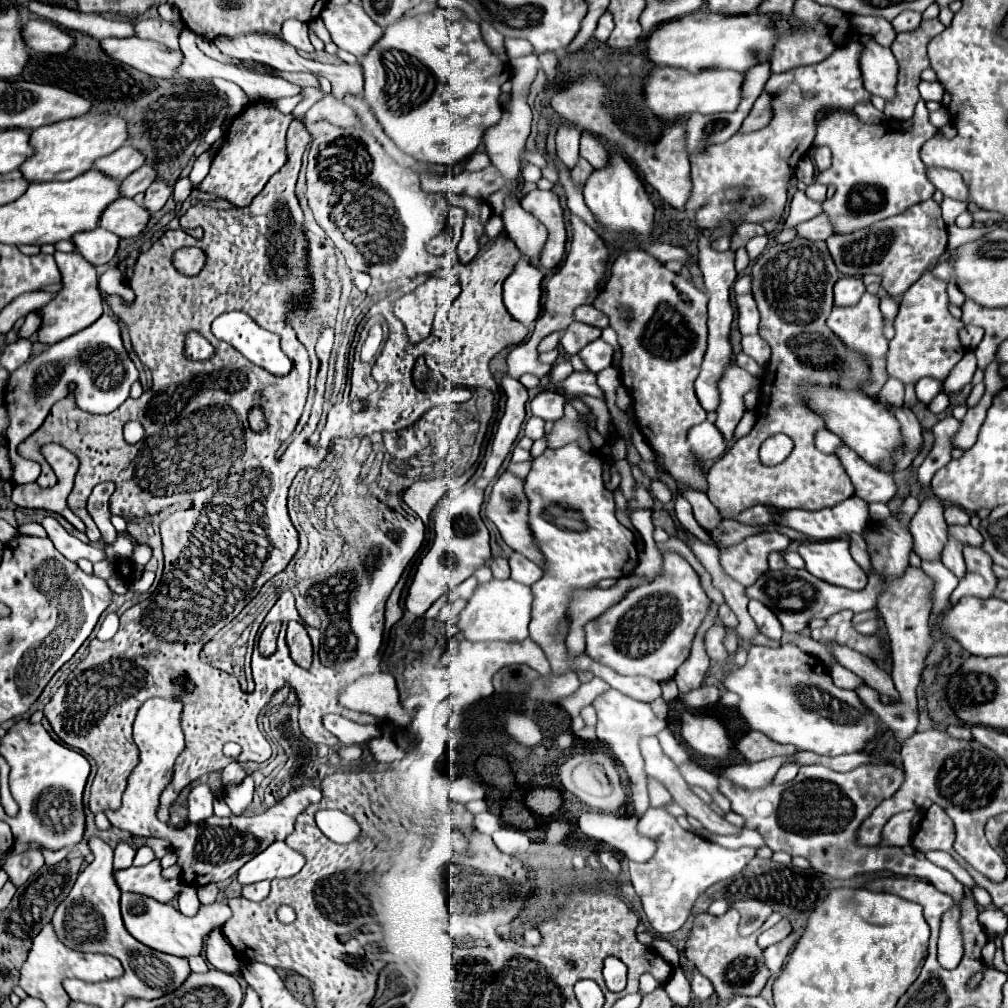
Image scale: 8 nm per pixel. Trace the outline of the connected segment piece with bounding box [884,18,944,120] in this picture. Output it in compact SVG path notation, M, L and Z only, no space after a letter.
M934 18L934 20L924 20L920 24L920 28L912 30L912 32L900 32L896 36L896 40L892 44L892 52L894 52L896 60L898 60L898 84L896 84L896 96L886 100L886 106L884 106L884 116L886 118L908 120L914 114L914 106L920 100L920 92L918 92L920 72L930 66L930 60L928 60L928 54L926 54L926 46L942 30L944 30L944 24L938 18Z

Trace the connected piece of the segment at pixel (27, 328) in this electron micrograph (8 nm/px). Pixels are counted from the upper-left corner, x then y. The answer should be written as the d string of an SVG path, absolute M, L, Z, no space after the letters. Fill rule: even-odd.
M30 312L26 316L26 322L24 326L20 328L20 338L30 338L38 328L40 328L40 322L42 322L42 316L38 312Z

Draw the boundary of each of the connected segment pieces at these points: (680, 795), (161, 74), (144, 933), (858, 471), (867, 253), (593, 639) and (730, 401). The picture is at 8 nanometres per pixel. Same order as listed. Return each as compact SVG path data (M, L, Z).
M642 738L640 740L640 752L646 762L646 774L656 778L664 784L664 788L672 794L674 802L680 804L688 816L694 816L702 822L704 828L708 828L714 834L736 834L740 828L732 826L724 818L720 818L708 804L704 804L686 784L676 764L662 752L658 738Z
M106 38L102 50L154 78L176 78L178 66L182 64L182 52L170 50L160 42L142 38Z
M124 892L122 894L122 918L124 918L128 932L136 940L140 940L142 944L146 944L154 950L174 954L174 956L186 956L186 958L190 958L202 950L202 944L204 944L202 938L206 936L206 922L202 926L202 922L198 918L184 916L172 904L164 904L158 900L150 900L148 896Z
M848 446L838 448L836 456L842 460L842 466L846 468L854 488L856 496L866 502L888 502L896 494L896 486L892 480L892 474L878 472L878 468L872 468L866 464L854 450Z
M926 200L910 206L904 214L890 216L870 228L850 232L846 236L832 234L828 250L836 262L836 268L846 276L858 276L858 272L870 272L882 276L882 288L898 298L902 296L946 250L948 232L940 216L940 204Z
M668 552L658 578L638 584L618 604L586 624L586 654L620 674L668 680L688 658L694 634L708 614L708 604L692 566L682 556Z
M730 364L720 380L720 406L718 406L718 420L716 428L722 432L724 440L730 442L734 438L734 428L738 426L742 414L744 414L744 402L742 396L748 390L754 390L758 386L758 378L748 374L736 364Z

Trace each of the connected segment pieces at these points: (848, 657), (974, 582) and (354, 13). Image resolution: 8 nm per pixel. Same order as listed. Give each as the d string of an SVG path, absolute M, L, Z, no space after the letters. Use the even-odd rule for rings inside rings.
M828 644L836 656L836 660L852 670L854 674L858 674L870 688L878 690L880 694L886 694L894 700L894 704L898 702L898 690L894 688L894 682L890 678L890 674L878 666L874 660L870 660L868 656L864 654L858 654L856 650L850 650L850 648L844 648L844 646L838 646L838 644Z
M964 546L964 560L968 566L966 576L960 580L956 590L950 596L952 606L962 598L962 596L976 596L976 598L990 598L994 594L994 588L998 584L996 574L992 572L992 560L990 556L978 548L978 546Z
M352 2L344 6L326 4L320 18L330 32L332 42L358 58L382 38L382 28L364 12L362 6Z

